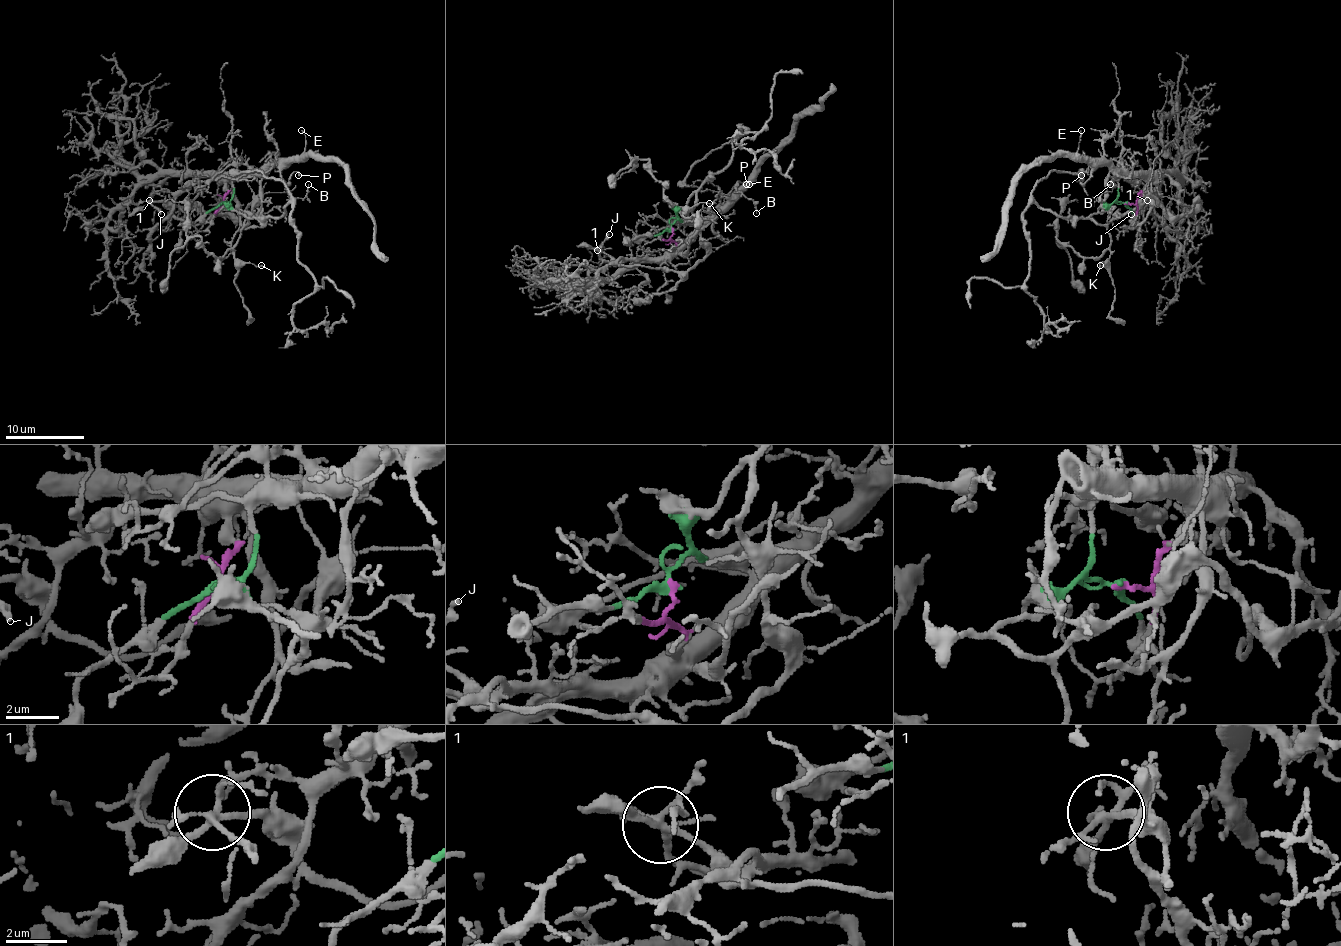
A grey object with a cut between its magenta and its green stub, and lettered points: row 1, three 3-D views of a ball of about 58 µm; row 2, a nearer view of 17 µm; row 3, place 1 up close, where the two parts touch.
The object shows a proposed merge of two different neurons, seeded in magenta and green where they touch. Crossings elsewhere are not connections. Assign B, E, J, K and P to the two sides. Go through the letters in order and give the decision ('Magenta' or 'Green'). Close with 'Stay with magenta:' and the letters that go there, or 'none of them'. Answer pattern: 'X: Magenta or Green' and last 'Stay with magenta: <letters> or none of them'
B: Magenta
E: Magenta
J: Magenta
K: Green
P: Magenta
Stay with magenta: B, E, J, P

